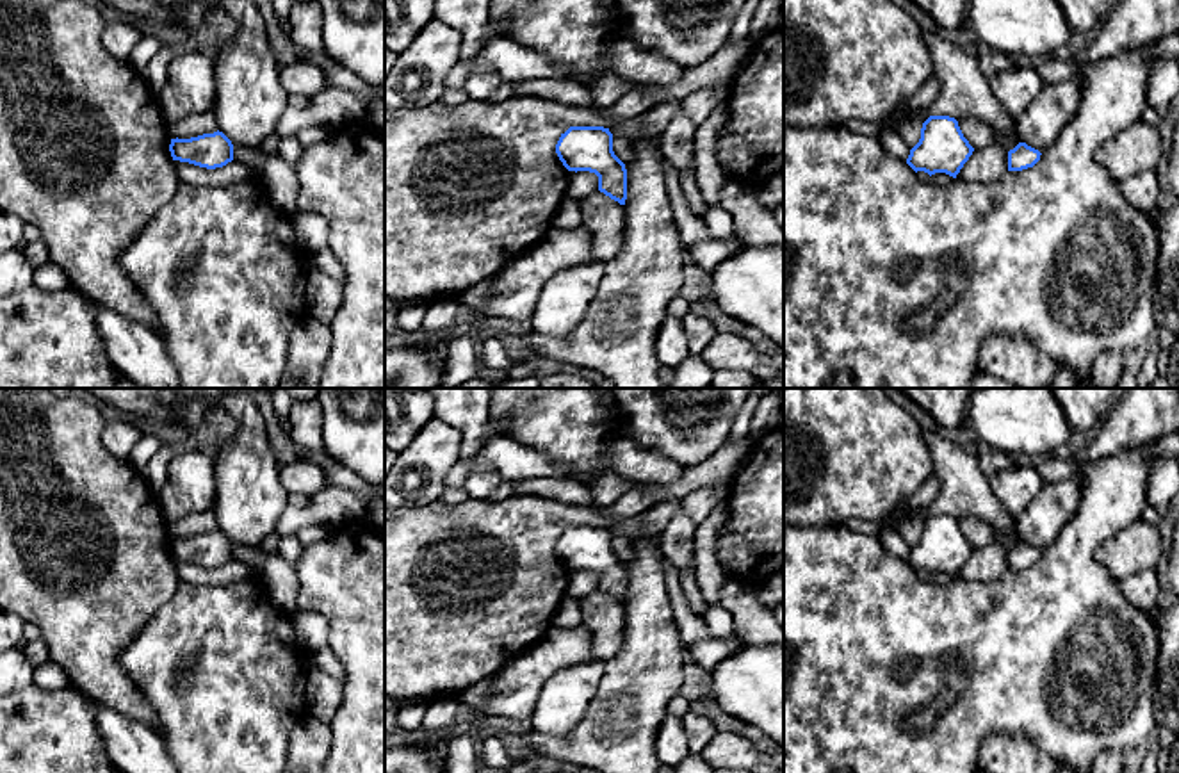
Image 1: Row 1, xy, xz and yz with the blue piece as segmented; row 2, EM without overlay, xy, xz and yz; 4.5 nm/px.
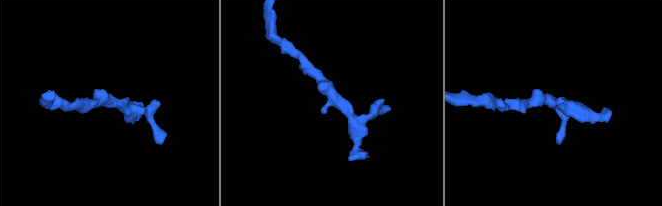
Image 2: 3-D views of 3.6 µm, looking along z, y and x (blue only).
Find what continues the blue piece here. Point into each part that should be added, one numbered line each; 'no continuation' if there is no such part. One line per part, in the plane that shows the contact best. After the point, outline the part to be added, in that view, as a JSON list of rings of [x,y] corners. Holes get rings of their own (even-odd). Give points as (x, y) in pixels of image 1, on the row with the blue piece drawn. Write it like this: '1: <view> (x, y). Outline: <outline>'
no continuation

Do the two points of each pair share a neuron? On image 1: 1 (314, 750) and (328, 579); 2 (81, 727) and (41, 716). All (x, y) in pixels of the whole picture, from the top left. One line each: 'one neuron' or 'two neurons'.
1: two neurons
2: one neuron

